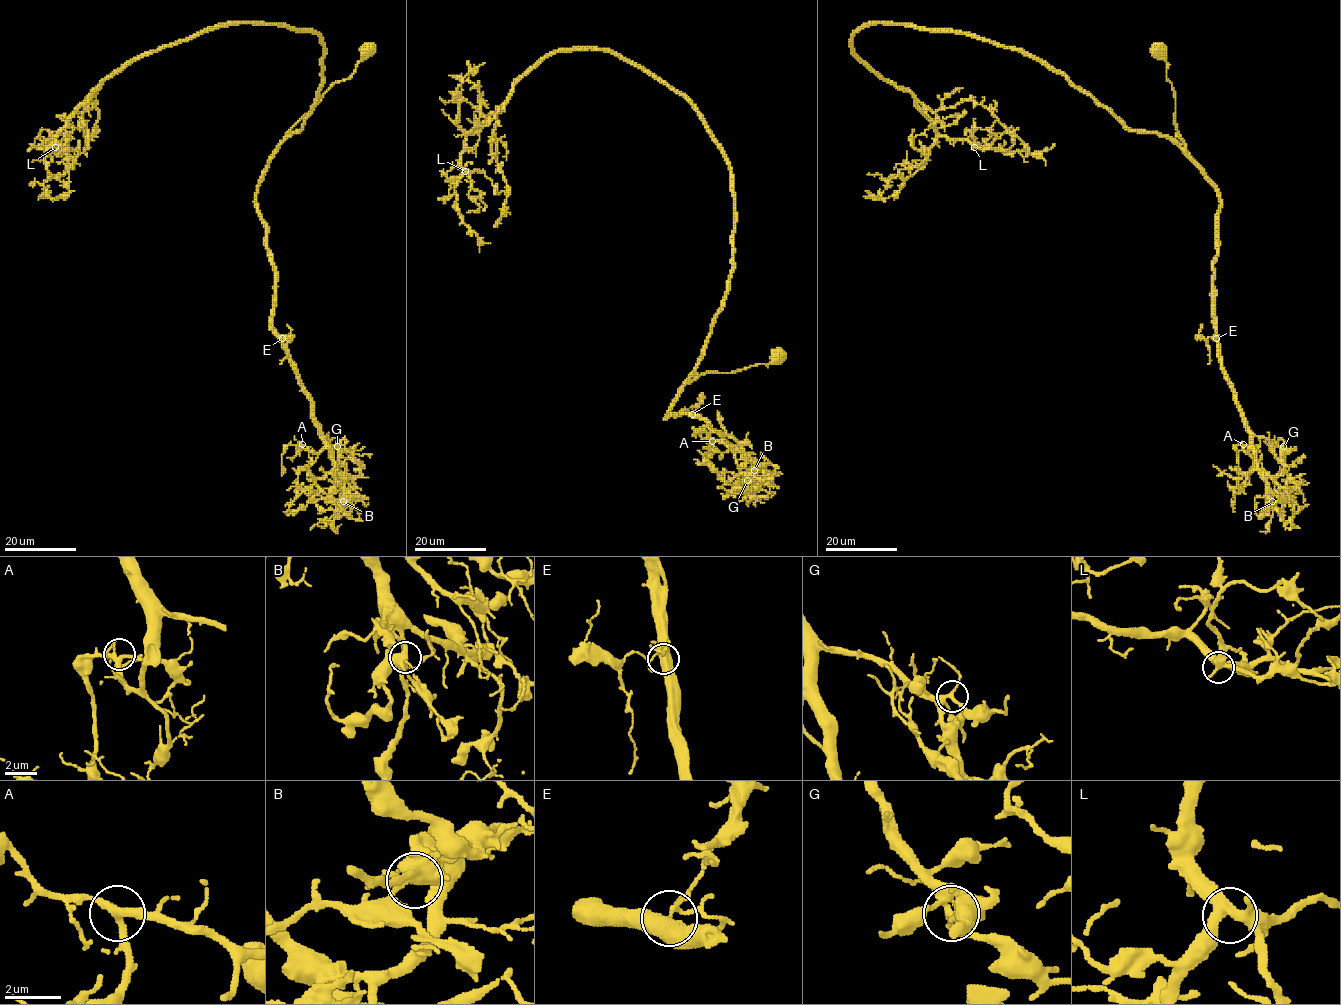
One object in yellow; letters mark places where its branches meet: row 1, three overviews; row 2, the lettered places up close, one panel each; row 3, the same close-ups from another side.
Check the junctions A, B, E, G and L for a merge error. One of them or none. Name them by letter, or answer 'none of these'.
B

